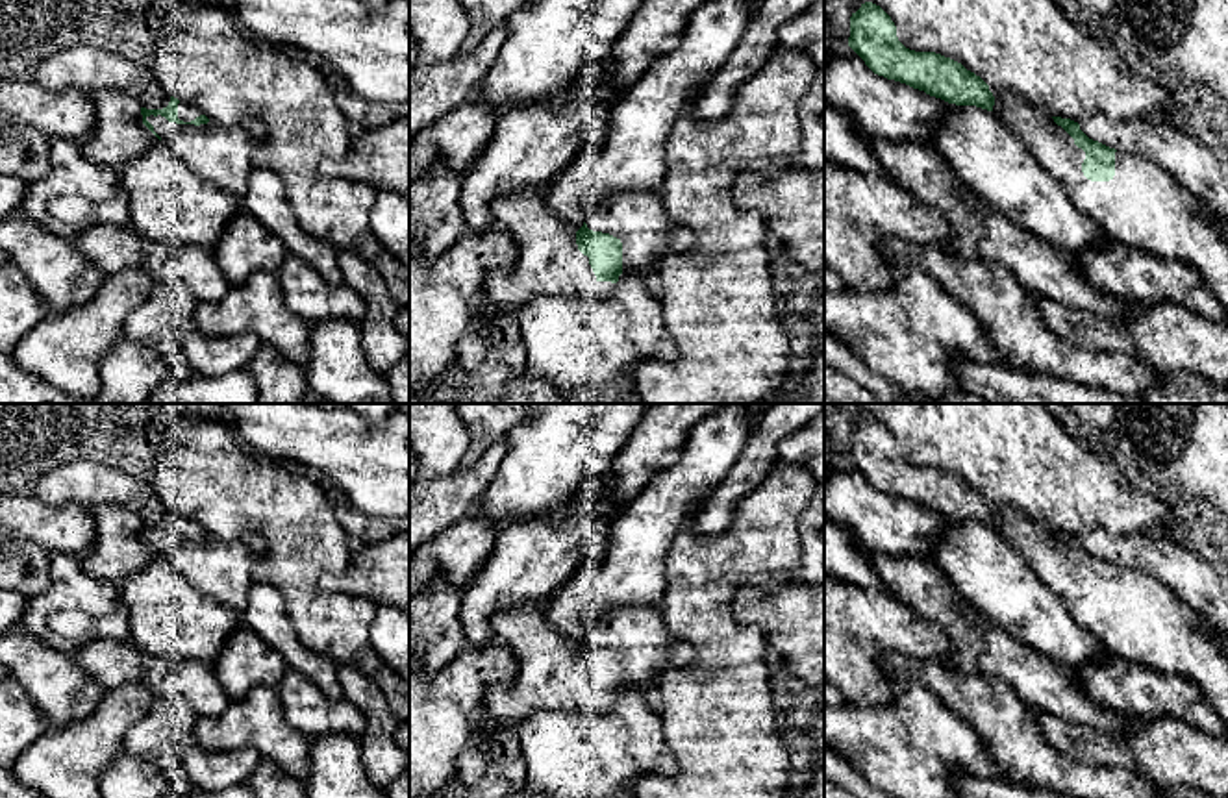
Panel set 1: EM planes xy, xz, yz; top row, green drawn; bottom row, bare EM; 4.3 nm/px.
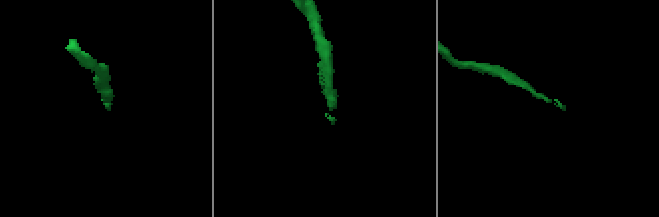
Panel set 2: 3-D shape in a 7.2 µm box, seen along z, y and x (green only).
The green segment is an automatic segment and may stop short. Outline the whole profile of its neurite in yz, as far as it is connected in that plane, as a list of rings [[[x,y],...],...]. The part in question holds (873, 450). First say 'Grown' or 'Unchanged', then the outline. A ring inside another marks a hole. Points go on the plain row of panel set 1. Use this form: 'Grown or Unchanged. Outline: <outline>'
Grown. Outline: [[[872,417],[861,418],[852,428],[848,461],[878,491],[906,498],[948,518],[993,526],[1024,557],[1037,578],[1061,598],[1074,622],[1111,655],[1193,681],[1228,728],[1228,654],[1217,644],[1215,626],[1163,583],[1147,572],[1089,554],[1071,533],[1052,531],[1011,509],[995,513],[980,491],[950,472],[906,463],[896,452],[891,431]]]

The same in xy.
Grown. Outline: [[[180,515],[163,524],[141,522],[143,539],[196,589],[243,615],[254,585],[256,552],[239,541],[219,541],[206,530],[191,537],[178,533]]]

